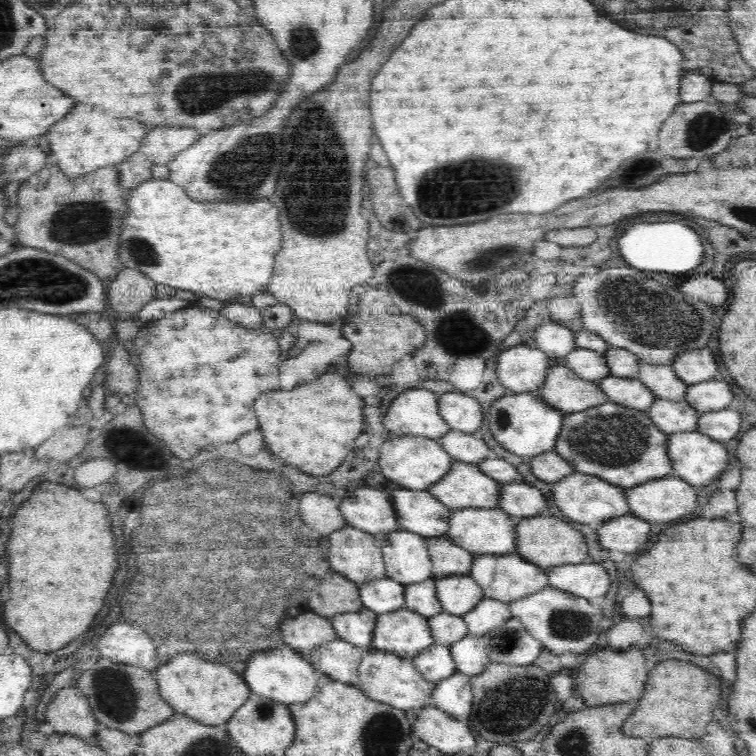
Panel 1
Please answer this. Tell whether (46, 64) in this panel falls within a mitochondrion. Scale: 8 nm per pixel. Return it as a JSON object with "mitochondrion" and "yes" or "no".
{"mitochondrion":"no"}

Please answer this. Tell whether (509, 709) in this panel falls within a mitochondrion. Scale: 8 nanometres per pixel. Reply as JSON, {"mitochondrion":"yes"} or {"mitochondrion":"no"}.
{"mitochondrion":"yes"}

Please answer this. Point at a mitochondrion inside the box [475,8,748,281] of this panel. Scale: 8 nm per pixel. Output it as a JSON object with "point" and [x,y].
{"point":[702,130]}

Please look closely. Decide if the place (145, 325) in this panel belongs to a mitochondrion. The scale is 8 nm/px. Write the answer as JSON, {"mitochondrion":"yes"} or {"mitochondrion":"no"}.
{"mitochondrion":"no"}

